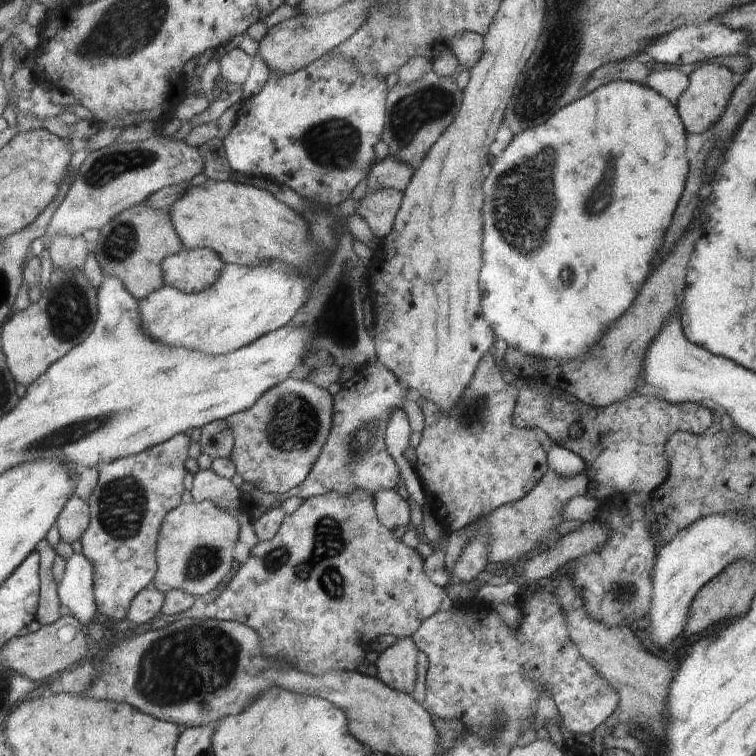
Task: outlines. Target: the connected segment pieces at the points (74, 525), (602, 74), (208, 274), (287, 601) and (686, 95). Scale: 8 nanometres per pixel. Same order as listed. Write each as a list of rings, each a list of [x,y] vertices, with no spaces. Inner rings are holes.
[[[74,496],[57,521],[61,537],[68,543],[83,539],[83,535],[91,526],[91,504],[80,496]]]
[[[634,57],[607,63],[594,71],[592,76],[586,80],[586,94],[597,90],[600,86],[608,84],[608,82],[616,80],[631,81],[645,85],[647,84],[645,81],[648,74],[649,70],[647,67],[642,62],[634,60]]]
[[[205,248],[183,249],[162,263],[165,284],[184,293],[200,293],[212,287],[224,271],[222,258]]]
[[[357,490],[351,495],[330,492],[326,495],[309,497],[295,512],[284,516],[276,536],[270,541],[259,542],[250,551],[250,557],[247,562],[244,565],[240,565],[240,569],[236,572],[230,584],[221,592],[214,603],[218,606],[216,618],[236,620],[240,624],[246,624],[246,626],[254,628],[262,636],[262,644],[266,644],[265,652],[267,655],[285,659],[303,672],[322,675],[327,671],[357,671],[358,666],[366,660],[366,656],[370,656],[372,651],[371,644],[374,644],[374,640],[382,640],[382,636],[394,635],[397,638],[414,636],[418,626],[423,624],[428,616],[432,617],[432,614],[436,615],[438,613],[438,606],[440,606],[440,602],[445,597],[445,588],[438,588],[436,584],[432,584],[426,578],[418,552],[408,548],[408,546],[404,546],[400,539],[394,540],[392,538],[390,529],[386,529],[377,520],[377,512],[374,512],[374,500],[370,496],[366,496],[366,493],[363,491]]]
[[[700,64],[687,78],[689,86],[677,99],[677,112],[681,114],[682,121],[685,122],[686,129],[694,135],[700,135],[708,131],[708,126],[720,116],[724,110],[726,102],[730,99],[730,94],[735,90],[736,84],[732,80],[732,70],[720,64]]]

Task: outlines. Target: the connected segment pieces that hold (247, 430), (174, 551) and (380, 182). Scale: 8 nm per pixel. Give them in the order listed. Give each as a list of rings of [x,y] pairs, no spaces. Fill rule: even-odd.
[[[286,378],[270,388],[253,407],[235,413],[223,422],[234,440],[230,459],[234,462],[237,474],[261,492],[282,495],[305,482],[320,456],[332,424],[332,396],[329,390],[313,384],[309,379]]]
[[[210,500],[183,503],[165,518],[162,540],[157,541],[158,580],[154,580],[152,586],[164,594],[179,589],[200,598],[214,590],[232,568],[232,552],[240,532],[238,520]]]
[[[389,154],[370,170],[368,193],[379,189],[397,189],[403,192],[409,186],[412,174],[407,163]]]

